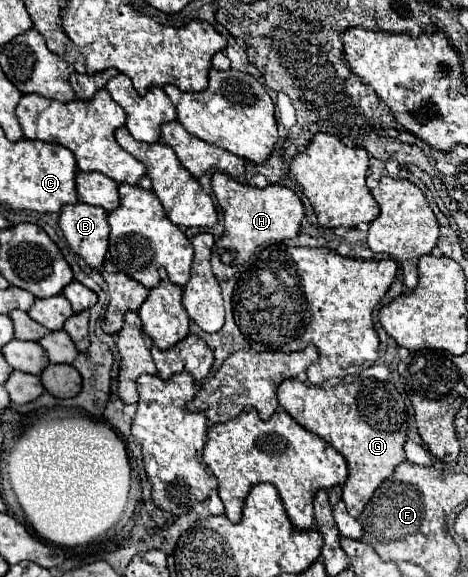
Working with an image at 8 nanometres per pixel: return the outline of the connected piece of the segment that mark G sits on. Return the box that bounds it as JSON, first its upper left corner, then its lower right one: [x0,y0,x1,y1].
[276,376,406,516]

